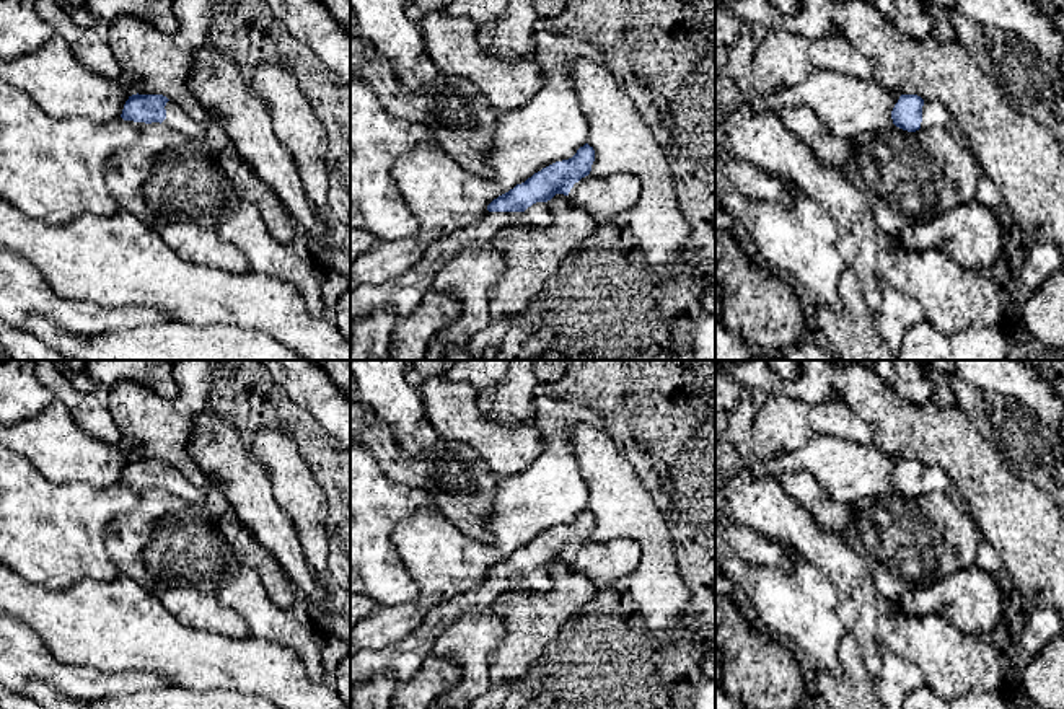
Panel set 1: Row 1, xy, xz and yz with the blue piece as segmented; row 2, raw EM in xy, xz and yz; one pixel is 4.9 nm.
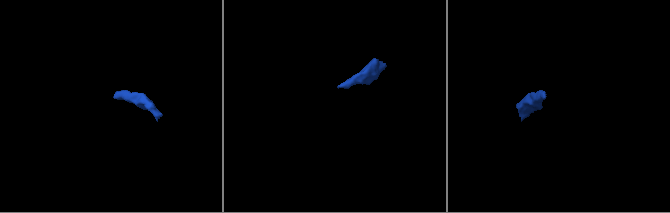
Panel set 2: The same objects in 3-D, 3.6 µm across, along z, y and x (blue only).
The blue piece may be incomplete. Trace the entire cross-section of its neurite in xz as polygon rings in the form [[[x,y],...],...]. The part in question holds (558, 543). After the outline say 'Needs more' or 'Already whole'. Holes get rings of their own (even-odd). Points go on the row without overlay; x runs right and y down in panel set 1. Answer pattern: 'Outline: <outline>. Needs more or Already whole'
Outline: [[[585,509],[577,515],[577,518],[572,523],[556,526],[543,533],[541,536],[528,543],[525,548],[517,549],[508,557],[494,564],[487,570],[482,582],[474,588],[461,595],[456,595],[451,600],[432,608],[419,623],[419,626],[412,629],[406,637],[380,650],[363,649],[362,652],[355,654],[350,658],[350,699],[355,686],[372,678],[389,675],[399,685],[409,681],[417,673],[420,665],[432,655],[432,647],[437,637],[471,608],[492,608],[492,605],[500,595],[512,590],[526,590],[526,592],[551,590],[554,587],[554,582],[549,566],[556,559],[569,561],[574,549],[590,539],[593,526],[595,526],[595,515],[593,512]]]. Needs more

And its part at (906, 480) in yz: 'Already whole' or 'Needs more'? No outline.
Needs more

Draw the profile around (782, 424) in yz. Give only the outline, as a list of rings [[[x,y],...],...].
[[[769,394],[753,421],[753,455],[769,461],[802,448],[815,434],[873,445],[875,429],[860,419],[841,396],[808,404],[787,394]]]

